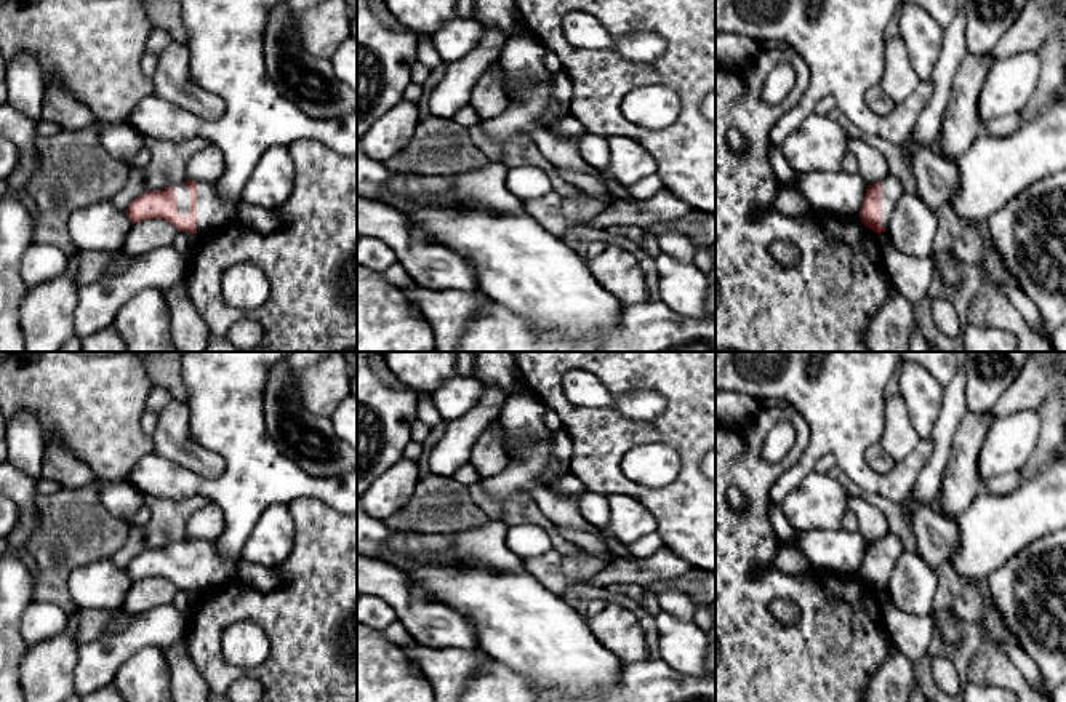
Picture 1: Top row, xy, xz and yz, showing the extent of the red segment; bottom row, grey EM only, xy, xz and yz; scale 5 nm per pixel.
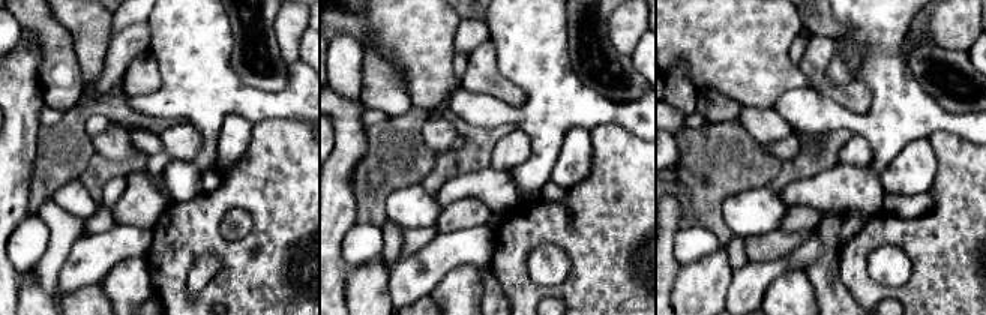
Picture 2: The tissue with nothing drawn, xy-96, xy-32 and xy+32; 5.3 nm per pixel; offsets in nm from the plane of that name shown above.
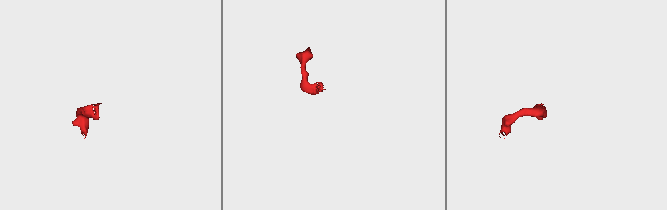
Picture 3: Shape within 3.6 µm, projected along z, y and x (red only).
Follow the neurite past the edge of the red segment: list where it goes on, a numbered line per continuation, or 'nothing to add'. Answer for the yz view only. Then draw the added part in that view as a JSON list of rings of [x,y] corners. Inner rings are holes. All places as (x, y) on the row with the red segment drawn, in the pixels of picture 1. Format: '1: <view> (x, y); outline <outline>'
1: yz (892, 187); outline [[[887,176],[882,181],[882,225],[887,229],[893,209],[906,190],[904,182],[895,176]]]

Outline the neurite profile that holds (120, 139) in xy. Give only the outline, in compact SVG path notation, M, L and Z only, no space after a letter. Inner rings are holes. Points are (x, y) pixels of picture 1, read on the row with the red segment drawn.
M101 122L98 123L99 144L117 162L126 165L131 162L144 144L144 136L138 133L128 122Z

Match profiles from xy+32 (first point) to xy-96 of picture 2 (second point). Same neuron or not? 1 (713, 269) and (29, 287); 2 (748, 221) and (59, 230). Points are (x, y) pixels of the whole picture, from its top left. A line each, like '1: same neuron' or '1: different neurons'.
1: same neuron
2: different neurons

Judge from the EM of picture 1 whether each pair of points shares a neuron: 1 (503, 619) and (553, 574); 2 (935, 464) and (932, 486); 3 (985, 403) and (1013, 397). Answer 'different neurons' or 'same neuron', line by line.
1: different neurons
2: same neuron
3: different neurons

